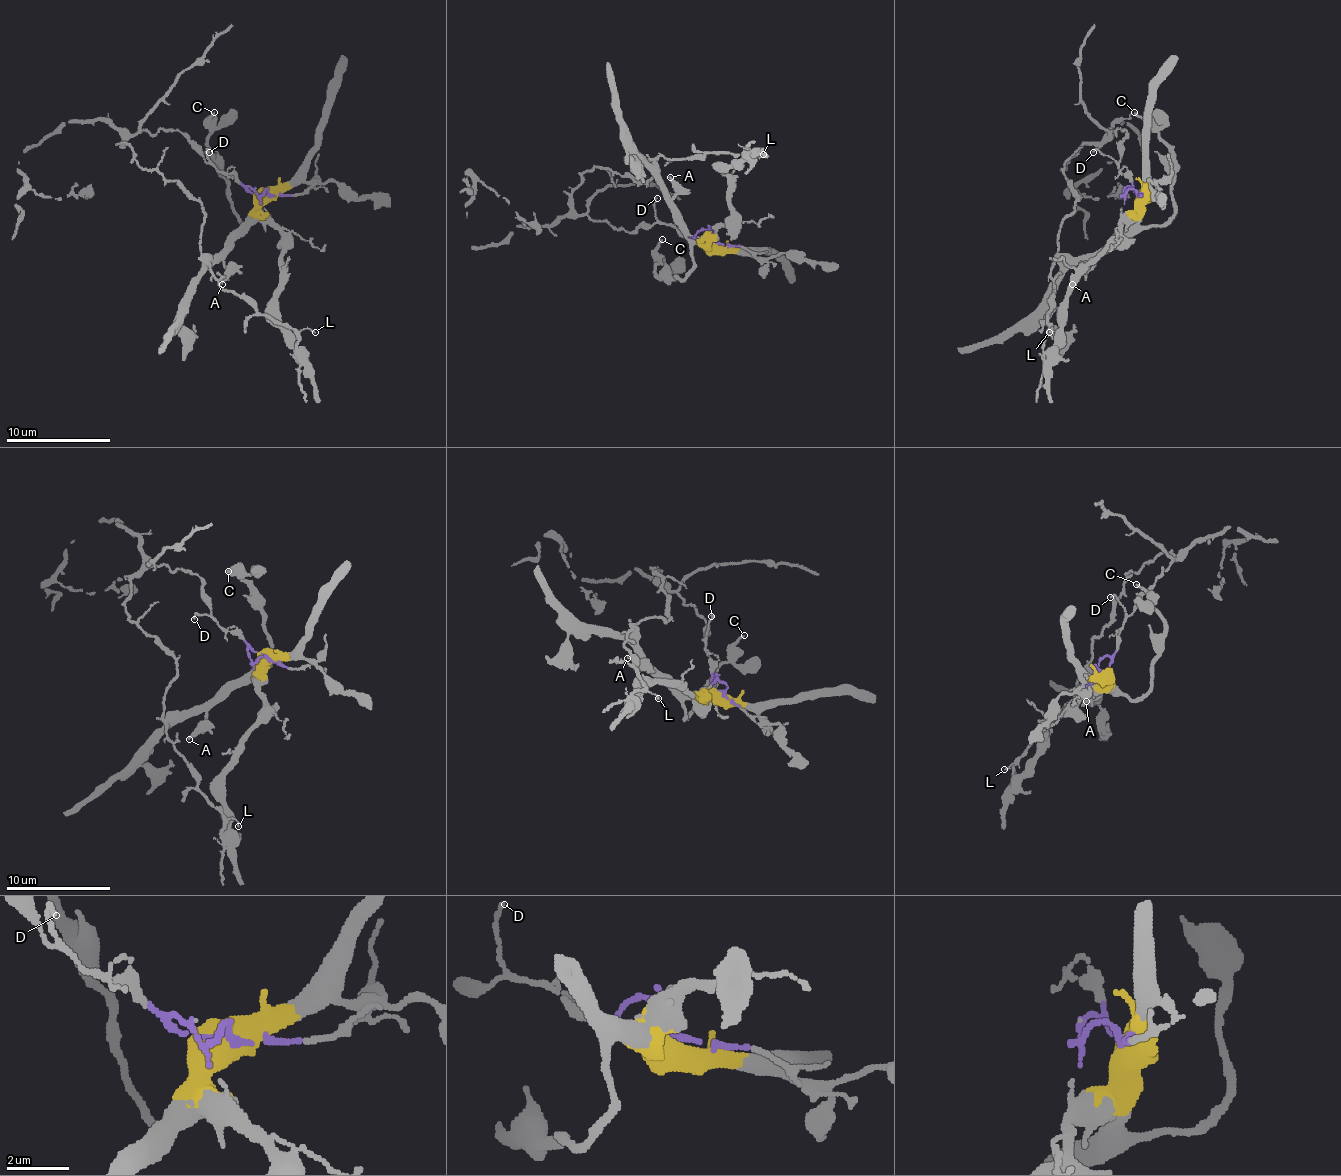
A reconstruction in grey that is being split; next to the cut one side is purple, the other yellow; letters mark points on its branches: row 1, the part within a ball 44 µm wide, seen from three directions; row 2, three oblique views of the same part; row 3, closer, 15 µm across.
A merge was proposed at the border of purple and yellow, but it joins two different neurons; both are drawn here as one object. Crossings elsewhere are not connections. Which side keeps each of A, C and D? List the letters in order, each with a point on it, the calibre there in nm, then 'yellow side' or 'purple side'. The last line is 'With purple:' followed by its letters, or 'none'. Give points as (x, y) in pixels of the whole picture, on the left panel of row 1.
A: (222, 284) | 240 nm | yellow side
C: (214, 112) | 170 nm | yellow side
D: (209, 152) | 130 nm | purple side
With purple: D

